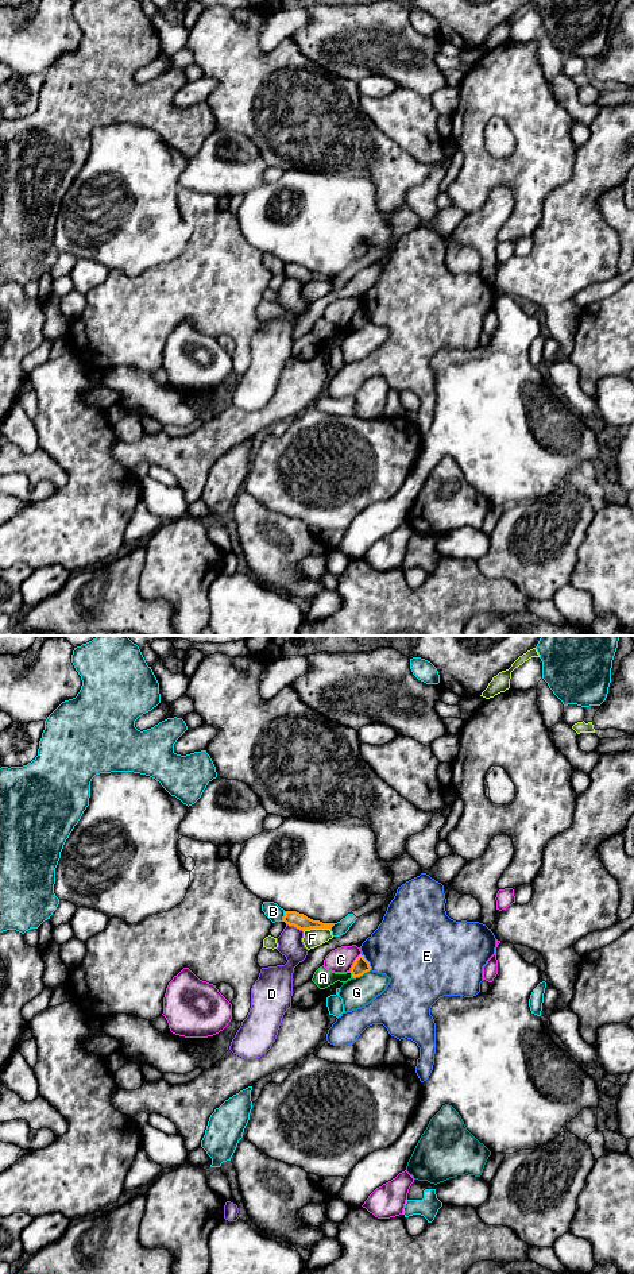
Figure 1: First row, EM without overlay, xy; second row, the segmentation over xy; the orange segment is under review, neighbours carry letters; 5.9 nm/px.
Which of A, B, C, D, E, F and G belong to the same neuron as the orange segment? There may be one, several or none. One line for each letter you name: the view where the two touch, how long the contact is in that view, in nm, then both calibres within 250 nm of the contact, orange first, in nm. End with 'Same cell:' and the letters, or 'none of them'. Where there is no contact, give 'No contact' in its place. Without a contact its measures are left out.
Same cell: none of them

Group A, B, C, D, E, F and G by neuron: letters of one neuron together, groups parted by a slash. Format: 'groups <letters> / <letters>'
groups A / B / C / D / E / F / G

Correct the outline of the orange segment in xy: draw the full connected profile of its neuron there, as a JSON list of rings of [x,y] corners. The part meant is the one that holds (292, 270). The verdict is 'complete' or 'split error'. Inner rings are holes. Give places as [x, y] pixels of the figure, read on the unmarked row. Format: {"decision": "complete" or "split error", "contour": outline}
{"decision": "complete", "contour": [[[285,263],[283,274],[302,283],[310,282],[310,281],[330,281],[333,278],[333,275],[322,275],[320,273],[313,273],[297,263]]]}

